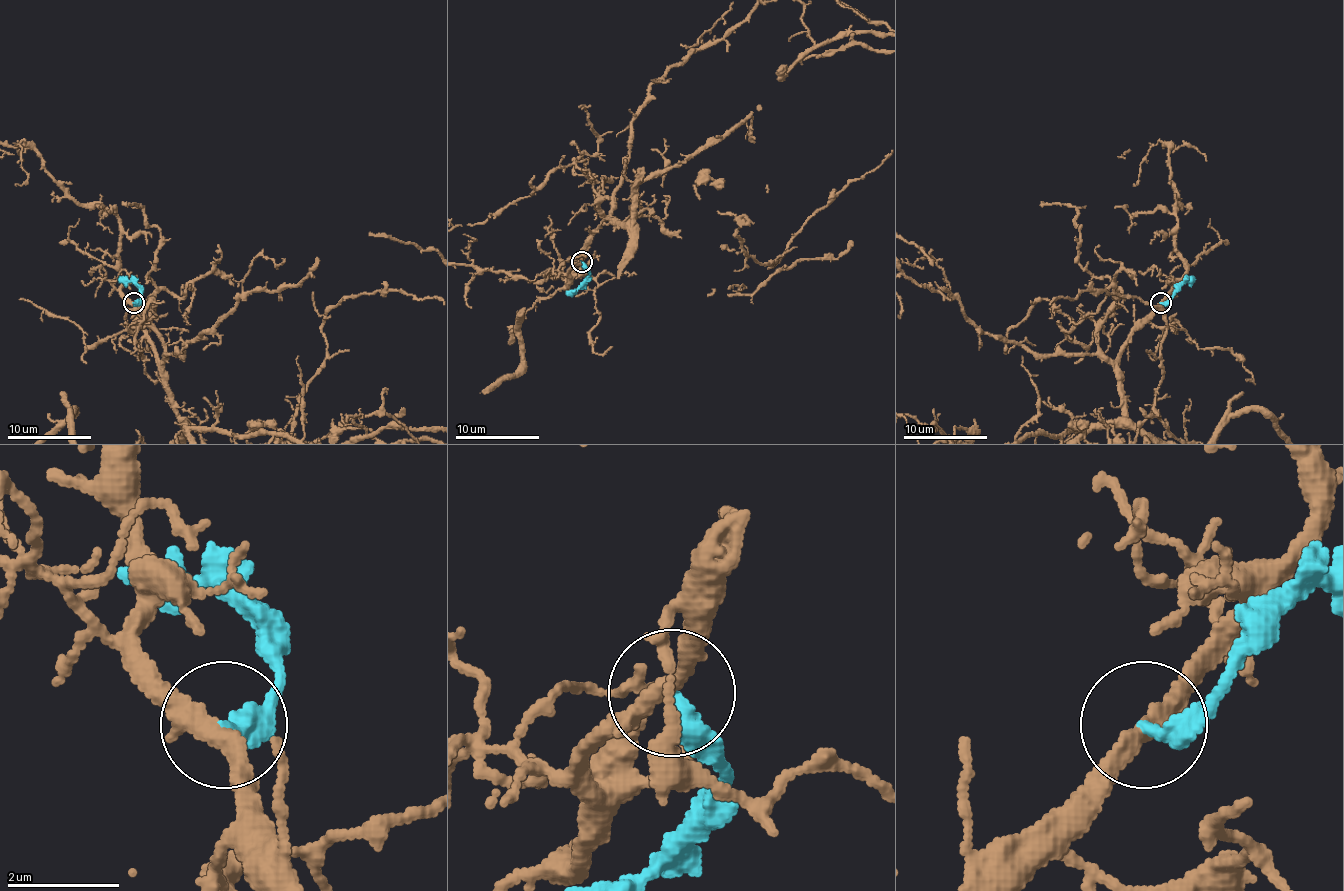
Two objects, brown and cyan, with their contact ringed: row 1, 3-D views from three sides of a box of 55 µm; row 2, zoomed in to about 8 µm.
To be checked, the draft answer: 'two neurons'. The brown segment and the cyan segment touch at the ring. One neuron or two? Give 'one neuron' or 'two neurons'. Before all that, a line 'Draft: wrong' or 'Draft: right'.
Draft: right
two neurons

